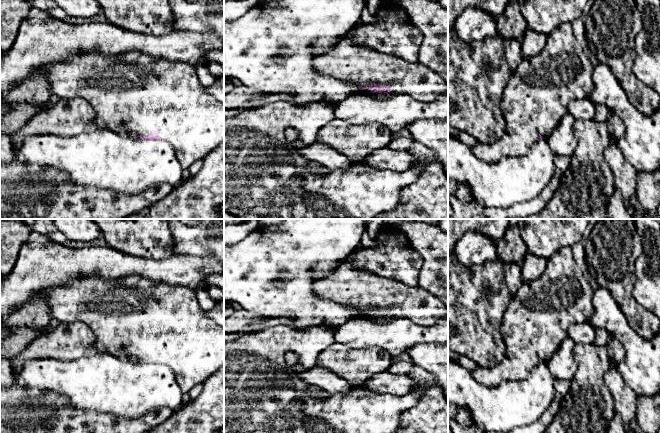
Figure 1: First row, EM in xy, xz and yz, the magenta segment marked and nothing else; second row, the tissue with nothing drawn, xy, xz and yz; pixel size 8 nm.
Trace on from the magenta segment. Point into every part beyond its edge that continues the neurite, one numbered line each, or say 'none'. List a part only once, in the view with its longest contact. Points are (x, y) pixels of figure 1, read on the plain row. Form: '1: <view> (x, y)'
1: xz (348, 285)

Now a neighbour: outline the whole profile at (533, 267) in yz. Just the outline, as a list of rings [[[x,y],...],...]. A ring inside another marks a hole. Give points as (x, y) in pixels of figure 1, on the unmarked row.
[[[527,253],[522,262],[522,276],[524,282],[539,278],[547,267],[547,259]]]

